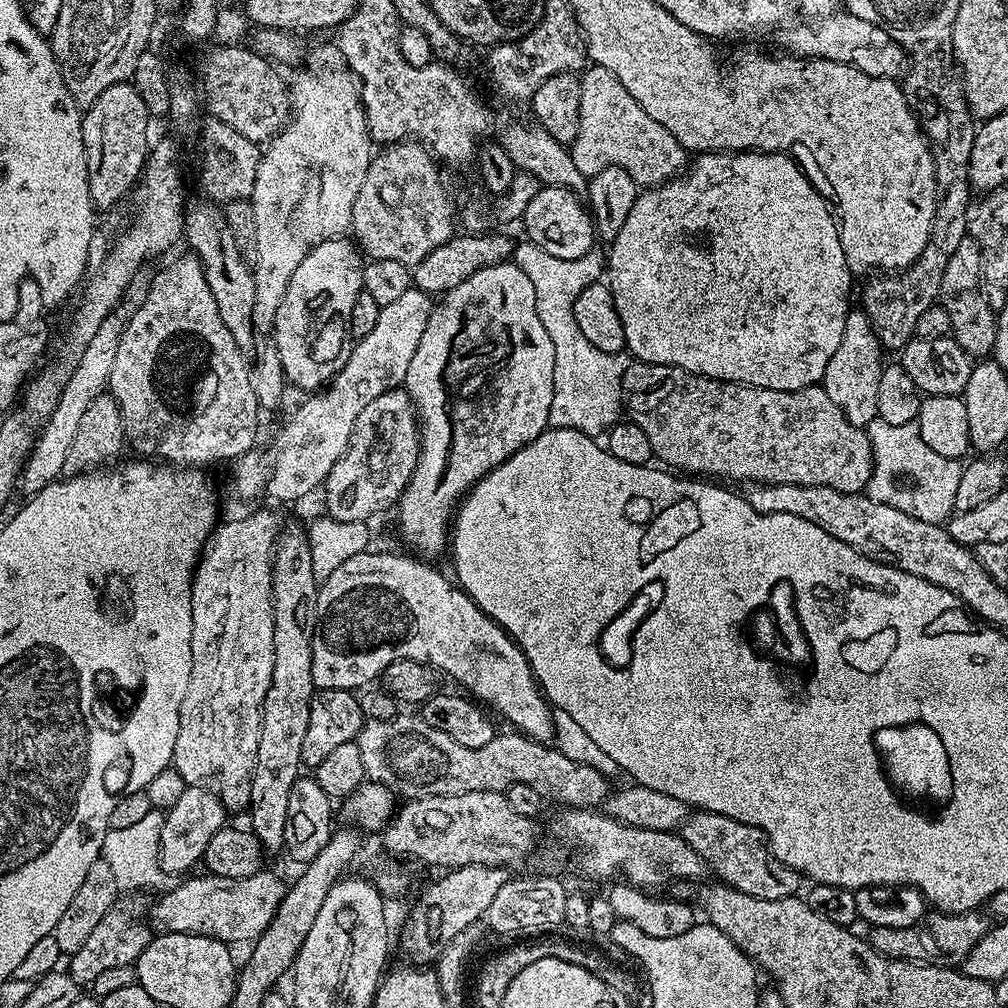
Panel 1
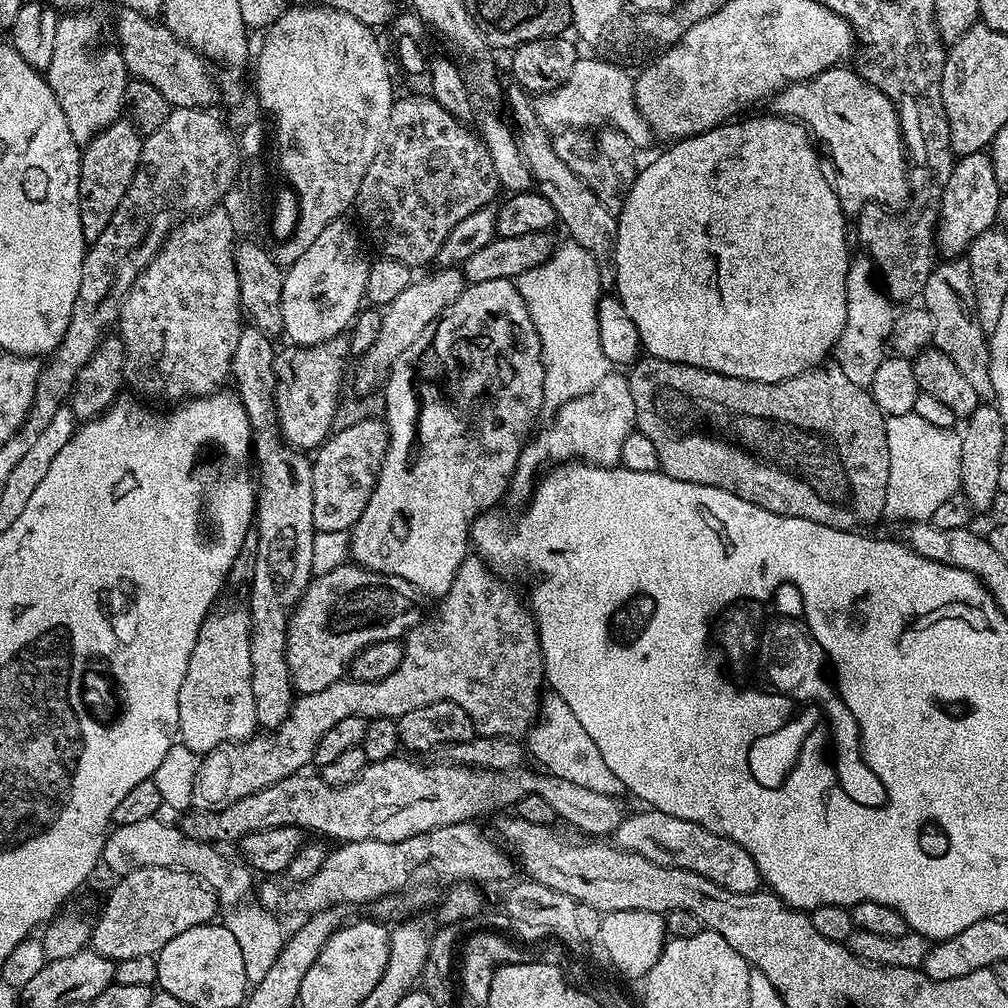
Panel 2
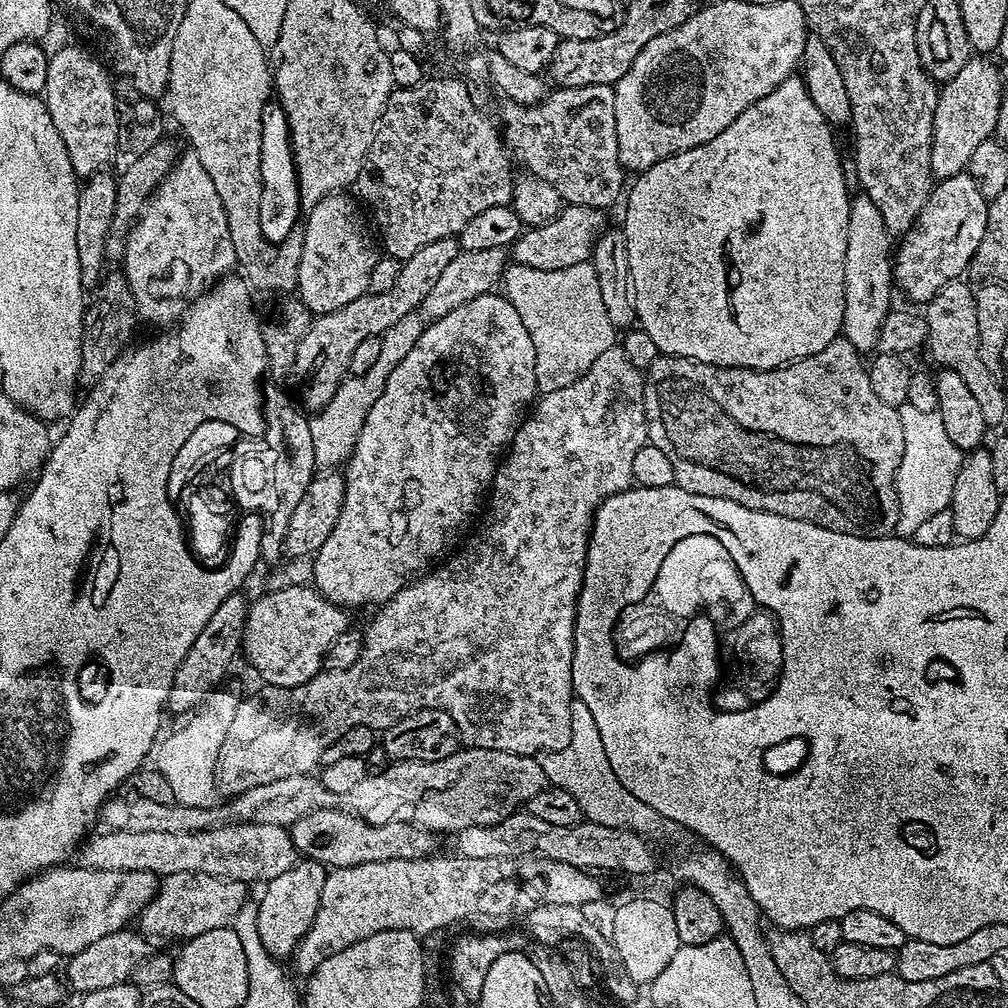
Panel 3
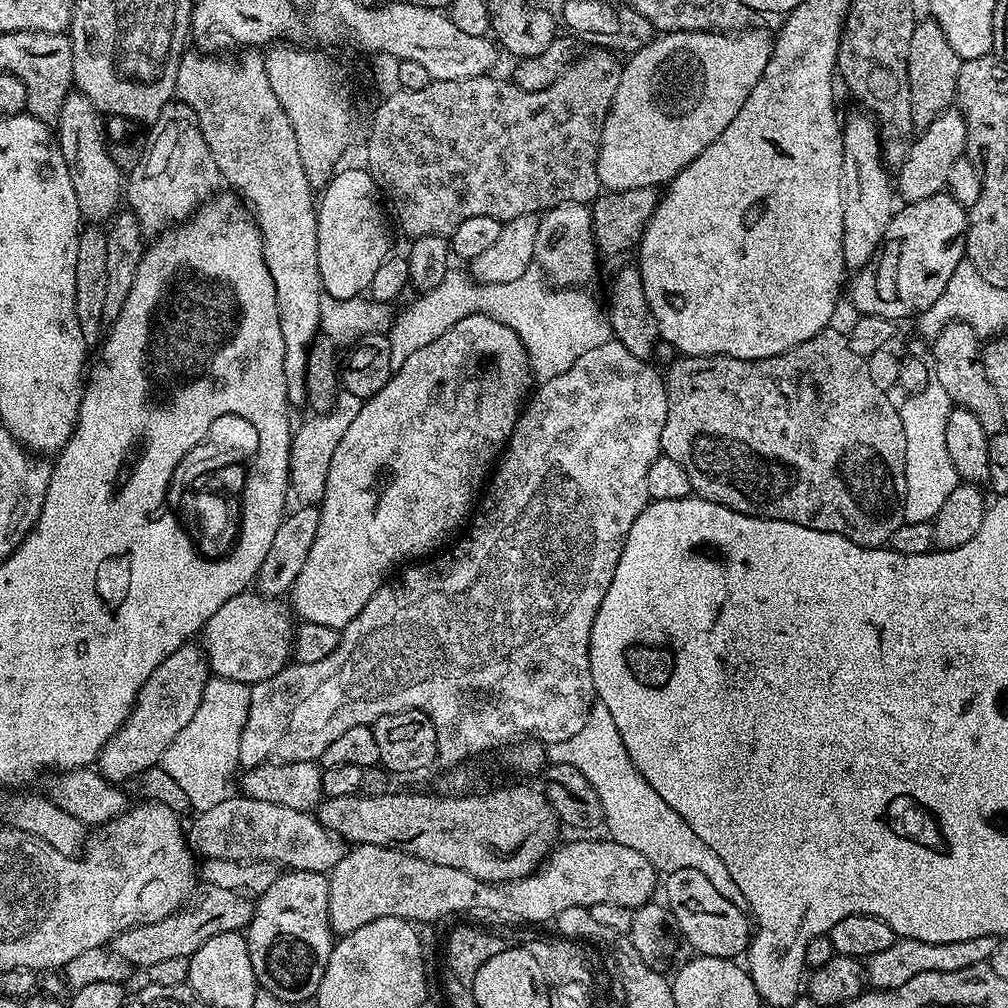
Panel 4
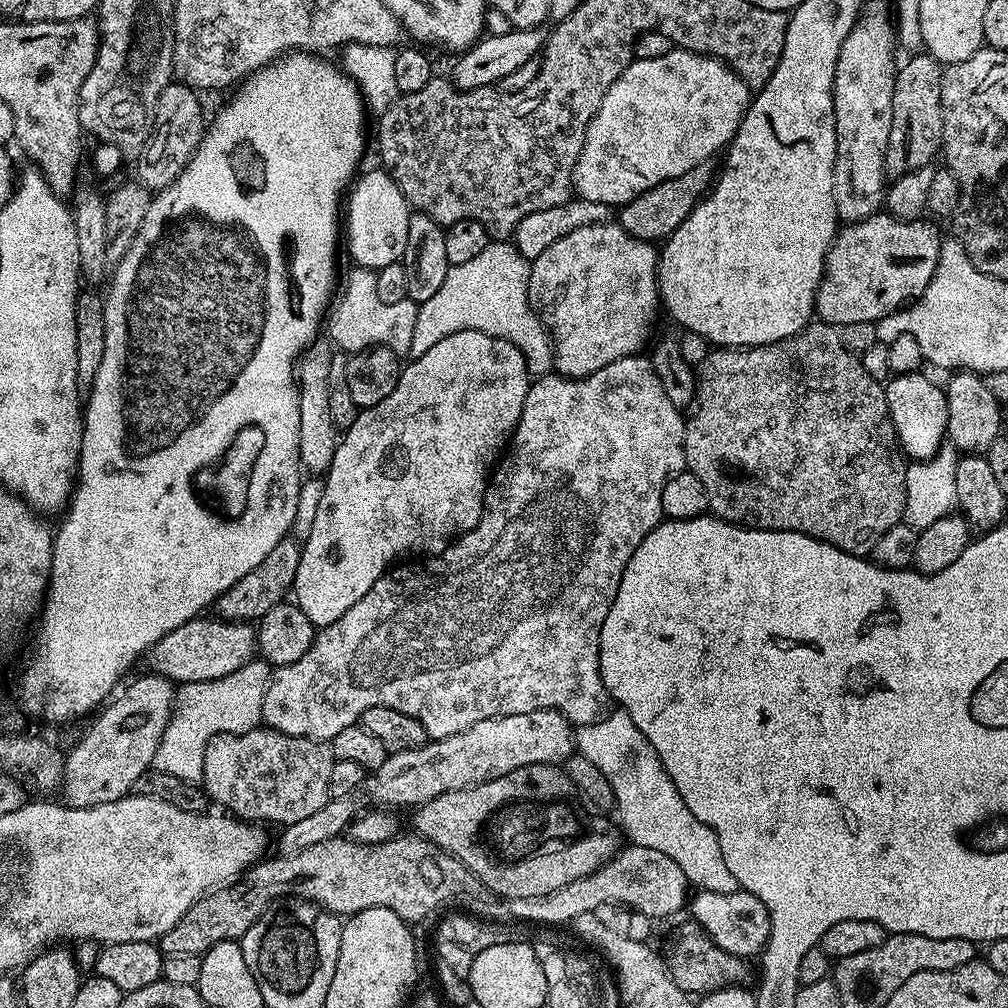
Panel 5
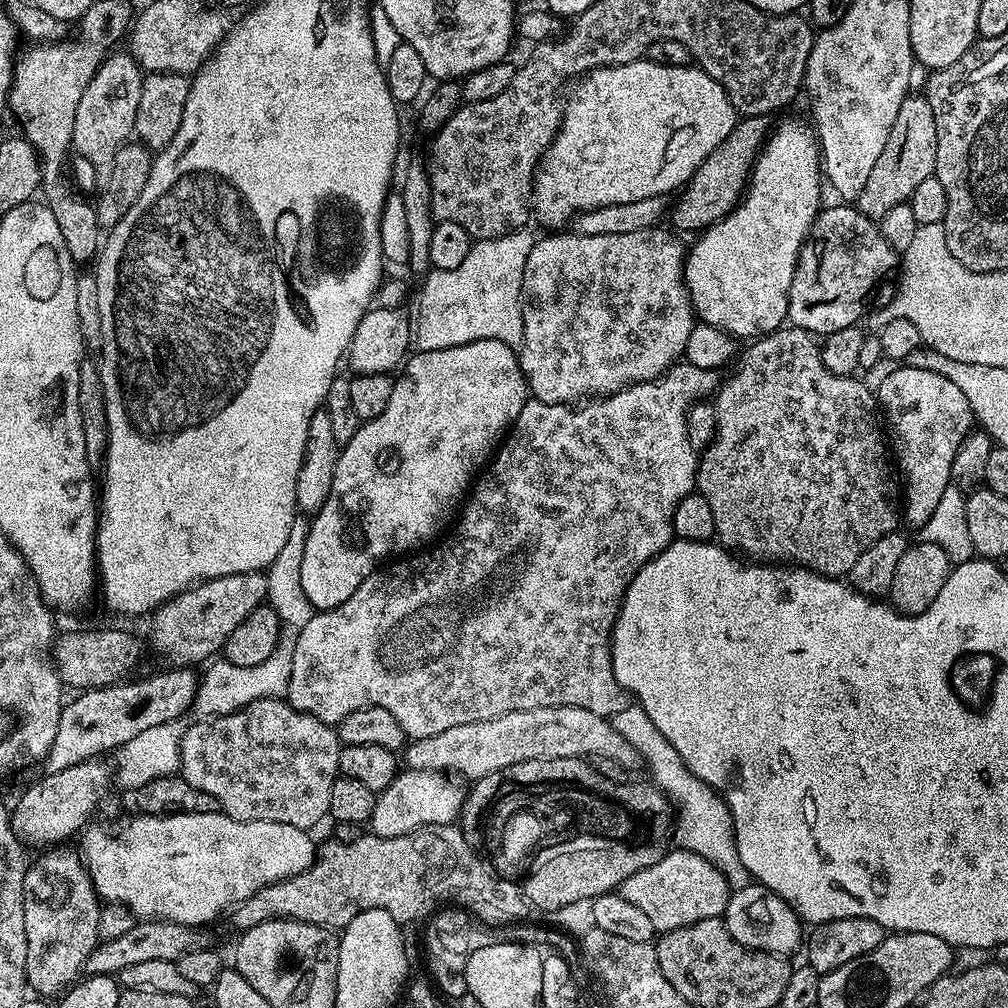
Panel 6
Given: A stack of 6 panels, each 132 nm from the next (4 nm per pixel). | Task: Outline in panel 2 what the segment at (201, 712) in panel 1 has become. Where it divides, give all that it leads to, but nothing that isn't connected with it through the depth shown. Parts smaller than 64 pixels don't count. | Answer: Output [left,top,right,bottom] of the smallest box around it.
[178,607,257,754]

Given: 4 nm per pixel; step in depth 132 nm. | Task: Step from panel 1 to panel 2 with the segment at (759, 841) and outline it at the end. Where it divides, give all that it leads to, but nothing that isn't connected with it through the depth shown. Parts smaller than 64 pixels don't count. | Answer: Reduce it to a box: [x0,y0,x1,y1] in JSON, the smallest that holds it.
[614,810,761,894]

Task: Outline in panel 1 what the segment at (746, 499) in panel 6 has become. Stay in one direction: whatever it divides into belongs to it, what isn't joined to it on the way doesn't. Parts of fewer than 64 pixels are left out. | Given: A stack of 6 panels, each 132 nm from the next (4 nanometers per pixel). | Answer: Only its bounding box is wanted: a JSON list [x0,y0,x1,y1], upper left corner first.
[622,362,872,493]

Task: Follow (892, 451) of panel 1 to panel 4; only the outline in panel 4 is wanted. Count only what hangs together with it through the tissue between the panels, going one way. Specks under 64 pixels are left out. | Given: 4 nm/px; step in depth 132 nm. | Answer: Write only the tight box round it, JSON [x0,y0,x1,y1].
[898,378,958,522]

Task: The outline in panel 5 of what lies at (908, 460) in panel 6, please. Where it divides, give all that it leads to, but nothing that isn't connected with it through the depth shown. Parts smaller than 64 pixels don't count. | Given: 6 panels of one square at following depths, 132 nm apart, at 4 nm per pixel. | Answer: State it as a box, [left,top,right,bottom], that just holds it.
[884,372,948,461]

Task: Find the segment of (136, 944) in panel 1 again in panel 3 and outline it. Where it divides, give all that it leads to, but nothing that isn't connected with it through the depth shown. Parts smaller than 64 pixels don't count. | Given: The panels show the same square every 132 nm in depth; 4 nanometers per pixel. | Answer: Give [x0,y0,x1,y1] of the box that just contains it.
[138,873,249,942]

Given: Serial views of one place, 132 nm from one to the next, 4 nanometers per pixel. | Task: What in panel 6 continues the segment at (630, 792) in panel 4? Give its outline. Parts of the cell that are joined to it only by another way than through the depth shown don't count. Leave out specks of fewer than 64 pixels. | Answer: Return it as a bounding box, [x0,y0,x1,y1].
[611,702,749,886]

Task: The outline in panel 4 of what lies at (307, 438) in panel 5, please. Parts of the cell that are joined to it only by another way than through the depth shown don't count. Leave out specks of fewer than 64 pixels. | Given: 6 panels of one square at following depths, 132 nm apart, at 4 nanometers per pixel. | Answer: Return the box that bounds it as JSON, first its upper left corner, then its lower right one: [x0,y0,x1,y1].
[174,50,322,406]

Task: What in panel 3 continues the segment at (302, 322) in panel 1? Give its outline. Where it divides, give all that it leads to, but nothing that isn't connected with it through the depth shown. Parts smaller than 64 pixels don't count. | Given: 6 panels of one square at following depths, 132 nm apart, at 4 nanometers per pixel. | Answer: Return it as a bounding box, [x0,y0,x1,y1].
[296,191,378,314]

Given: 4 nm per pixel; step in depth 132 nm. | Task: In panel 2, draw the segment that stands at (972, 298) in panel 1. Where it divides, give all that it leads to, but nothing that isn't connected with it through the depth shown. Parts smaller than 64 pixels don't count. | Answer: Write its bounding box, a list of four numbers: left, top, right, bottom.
[922,258,995,402]

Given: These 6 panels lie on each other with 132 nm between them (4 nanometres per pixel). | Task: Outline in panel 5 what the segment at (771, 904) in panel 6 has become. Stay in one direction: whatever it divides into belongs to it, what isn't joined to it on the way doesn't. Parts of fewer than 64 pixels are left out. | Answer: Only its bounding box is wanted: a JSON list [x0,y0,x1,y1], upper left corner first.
[690,890,770,958]

